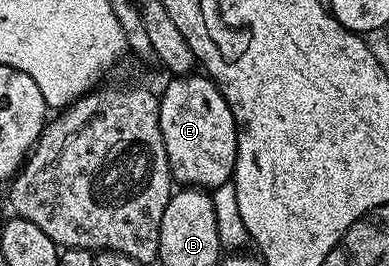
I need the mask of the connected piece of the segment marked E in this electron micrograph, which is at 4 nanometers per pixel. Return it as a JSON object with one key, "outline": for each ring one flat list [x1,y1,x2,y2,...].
{"outline":[[190,75,188,77,173,77,165,85,165,90,160,90,157,106,159,107,159,131,163,135,163,147,167,151,167,159,169,160,169,172,173,174,174,182,181,187,192,187,195,189,203,189,212,191,220,187,221,184,227,184,233,180,233,168,235,167,235,159,237,158,237,124,231,115,231,107,227,103,227,99,223,99,221,88,214,83,212,77,208,75]]}

